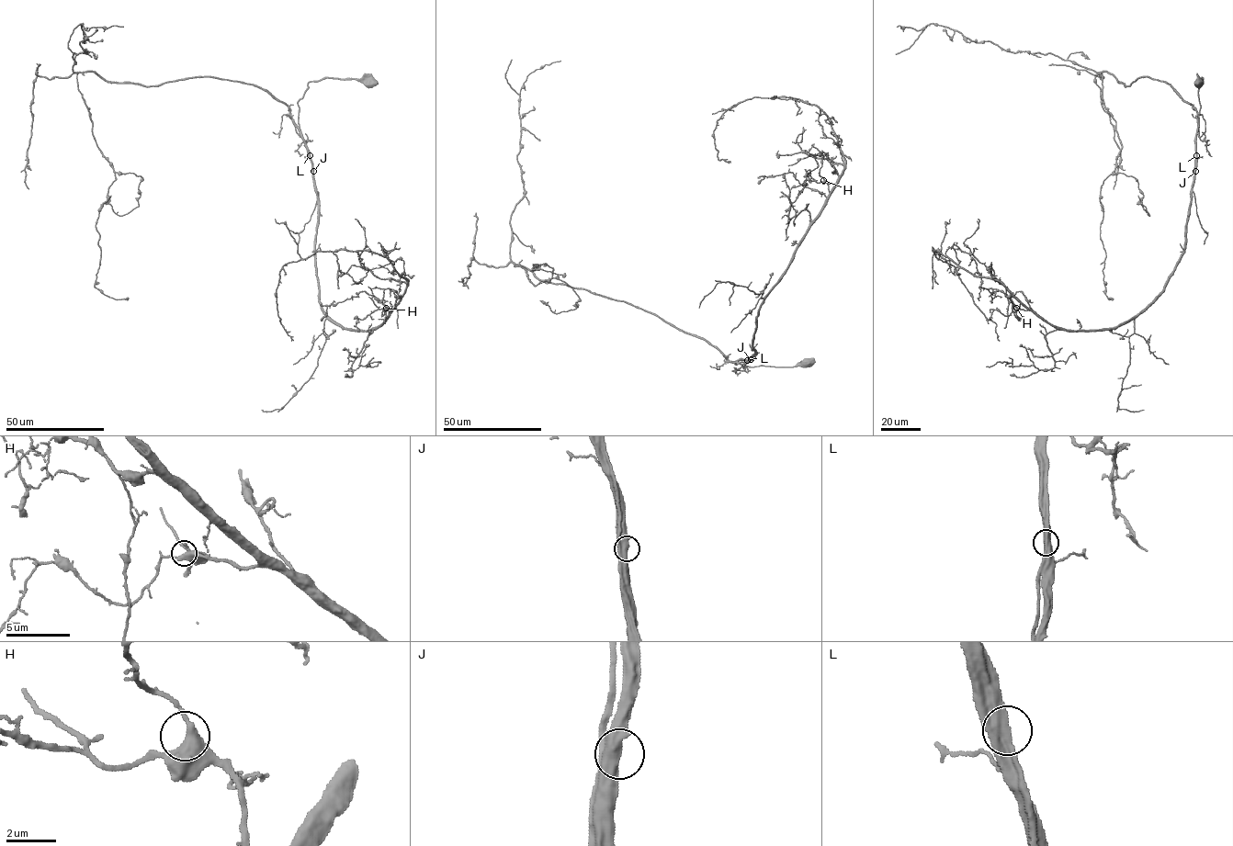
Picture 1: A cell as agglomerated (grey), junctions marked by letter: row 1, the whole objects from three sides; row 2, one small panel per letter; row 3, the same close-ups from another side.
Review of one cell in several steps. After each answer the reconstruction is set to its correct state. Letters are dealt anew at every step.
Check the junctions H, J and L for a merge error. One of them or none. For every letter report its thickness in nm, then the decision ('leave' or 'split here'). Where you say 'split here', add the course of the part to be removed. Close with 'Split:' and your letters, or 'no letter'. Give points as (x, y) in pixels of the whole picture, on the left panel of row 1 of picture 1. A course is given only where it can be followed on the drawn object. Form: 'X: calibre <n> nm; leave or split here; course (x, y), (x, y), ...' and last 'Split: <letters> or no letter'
H: calibre 500 nm; leave
J: calibre 550 nm; leave
L: calibre 550 nm; leave
Split: no letter

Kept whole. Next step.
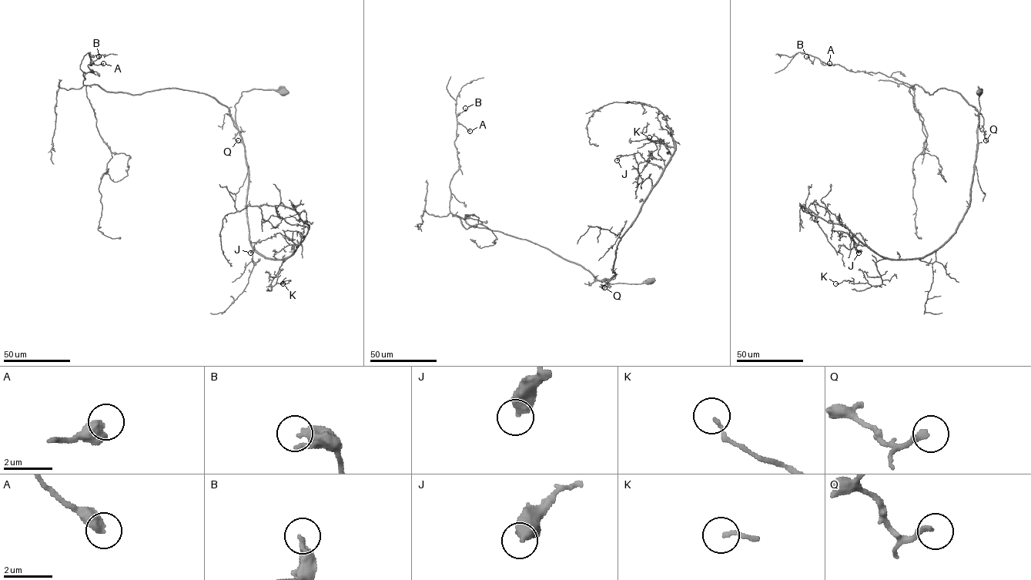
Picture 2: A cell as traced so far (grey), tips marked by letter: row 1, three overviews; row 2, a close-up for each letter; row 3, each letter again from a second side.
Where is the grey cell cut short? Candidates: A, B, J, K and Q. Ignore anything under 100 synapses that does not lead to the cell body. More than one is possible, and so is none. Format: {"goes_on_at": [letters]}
{"goes_on_at": []}

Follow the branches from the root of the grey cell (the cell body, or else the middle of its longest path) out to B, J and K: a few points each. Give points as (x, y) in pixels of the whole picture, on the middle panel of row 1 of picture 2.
B: (651, 281), (601, 282), (545, 248), (472, 226), (453, 215), (450, 184), (459, 167), (456, 116), (465, 108)
J: (651, 281), (601, 282), (614, 275), (617, 243), (663, 170), (639, 152), (620, 155), (617, 160)
K: (651, 281), (601, 282), (614, 275), (617, 246), (651, 187), (649, 177), (637, 182), (657, 148), (649, 137)

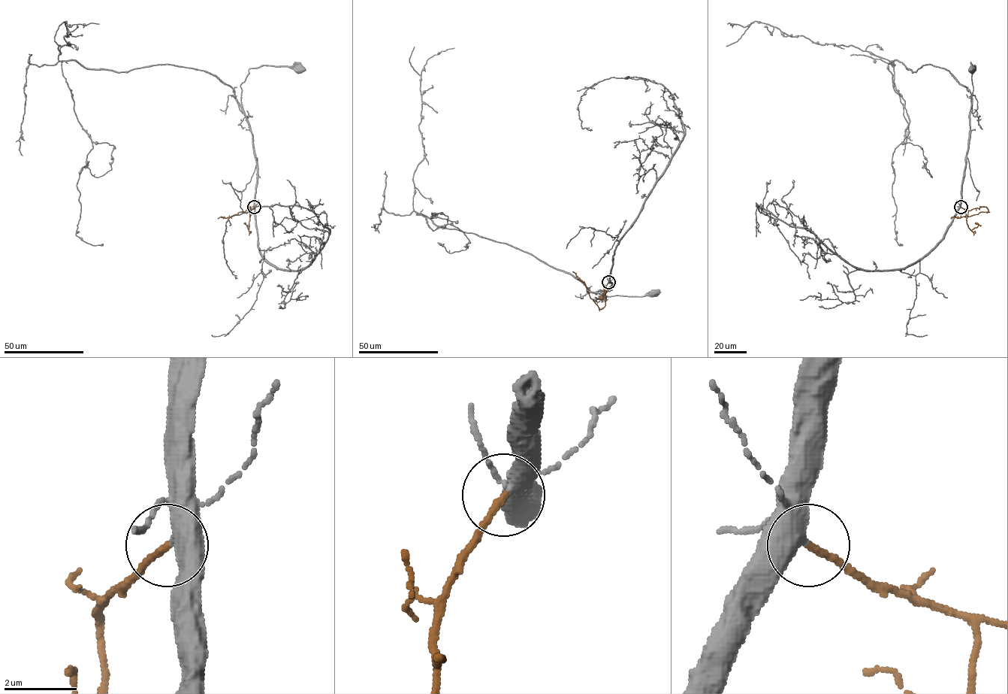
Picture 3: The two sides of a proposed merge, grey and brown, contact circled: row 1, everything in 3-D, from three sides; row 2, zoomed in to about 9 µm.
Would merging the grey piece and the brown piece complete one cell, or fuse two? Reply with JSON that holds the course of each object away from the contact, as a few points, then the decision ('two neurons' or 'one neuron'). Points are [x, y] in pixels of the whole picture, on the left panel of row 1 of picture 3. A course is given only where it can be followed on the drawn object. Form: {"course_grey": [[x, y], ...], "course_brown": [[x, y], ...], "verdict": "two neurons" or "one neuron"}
{"course_grey": [[254, 207], [256, 160], [252, 132], [241, 101], [240, 85], [250, 68], [269, 65], [288, 66], [300, 70]], "course_brown": [[254, 207], [250, 210], [250, 207], [232, 216], [218, 218]], "verdict": "one neuron"}

